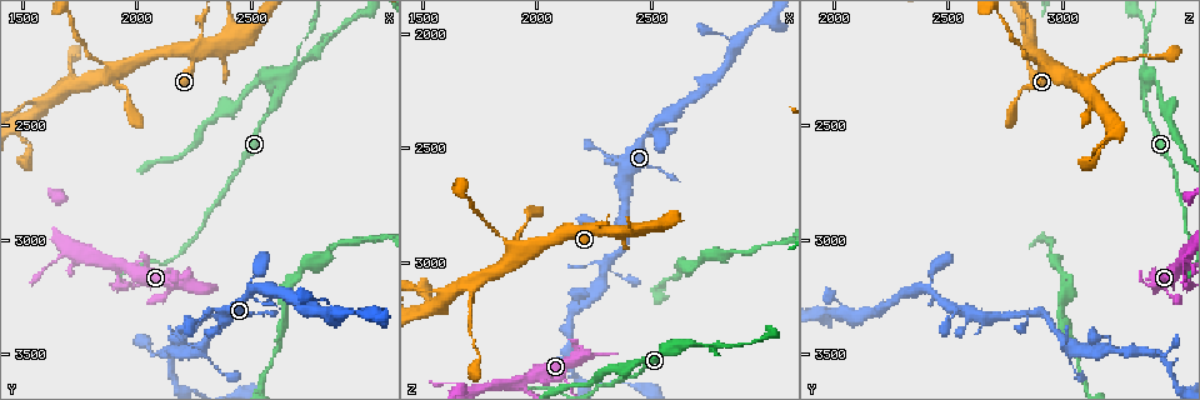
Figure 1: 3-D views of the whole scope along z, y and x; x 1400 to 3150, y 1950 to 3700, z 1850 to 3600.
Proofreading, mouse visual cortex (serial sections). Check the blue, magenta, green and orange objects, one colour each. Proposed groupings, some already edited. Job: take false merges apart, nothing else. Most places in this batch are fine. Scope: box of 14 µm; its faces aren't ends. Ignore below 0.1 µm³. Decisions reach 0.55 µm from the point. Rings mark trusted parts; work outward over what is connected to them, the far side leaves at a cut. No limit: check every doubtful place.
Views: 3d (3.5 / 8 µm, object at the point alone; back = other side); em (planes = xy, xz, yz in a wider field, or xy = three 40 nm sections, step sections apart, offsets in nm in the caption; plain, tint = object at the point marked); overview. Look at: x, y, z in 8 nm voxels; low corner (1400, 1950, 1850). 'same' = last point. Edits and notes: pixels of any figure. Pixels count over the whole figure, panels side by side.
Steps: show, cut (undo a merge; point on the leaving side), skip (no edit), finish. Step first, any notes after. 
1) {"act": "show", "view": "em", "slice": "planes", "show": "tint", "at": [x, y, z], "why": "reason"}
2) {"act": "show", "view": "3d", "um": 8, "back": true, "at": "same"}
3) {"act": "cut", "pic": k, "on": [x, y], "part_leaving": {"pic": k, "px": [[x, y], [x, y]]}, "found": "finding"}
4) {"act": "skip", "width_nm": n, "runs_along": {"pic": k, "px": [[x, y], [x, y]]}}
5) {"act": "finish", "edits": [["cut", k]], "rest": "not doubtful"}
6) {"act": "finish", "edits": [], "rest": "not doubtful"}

{"act": "show", "view": "em", "slice": "planes", "show": "tint", "at": [2230, 2190, 2860], "why": "four-way junction"}

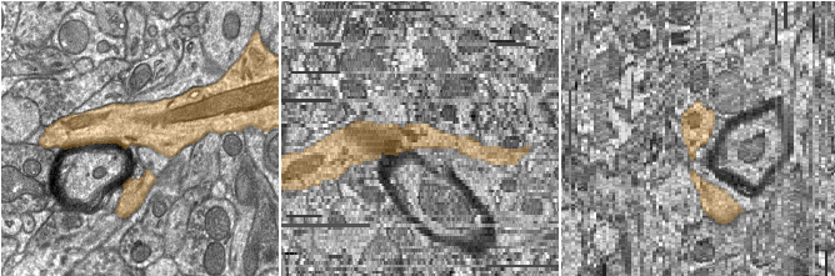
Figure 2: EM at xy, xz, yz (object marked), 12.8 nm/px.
{"act": "show", "view": "3d", "um": 3.5, "back": true, "at": "same", "why": "wider look"}

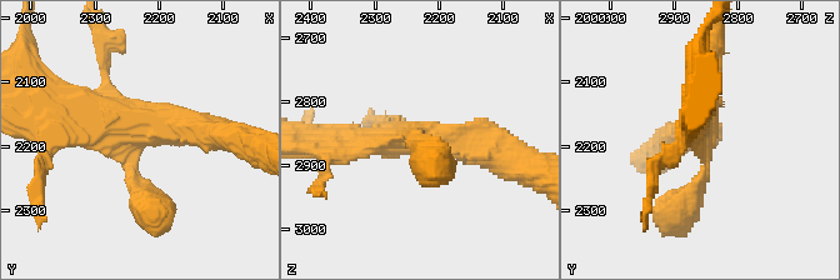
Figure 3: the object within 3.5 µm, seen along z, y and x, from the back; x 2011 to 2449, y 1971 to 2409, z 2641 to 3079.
{"act": "skip", "arms": 4, "arm_widths_nm": [200, 300, 400, 400], "runs_along": {"pic": 3, "px": [[679, 210], [708, 160], [689, 134]]}, "found": "continuous, no second cell"}

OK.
{"act": "show", "view": "3d", "um": 8, "at": [2610, 2350, 3370], "why": "branch point"}

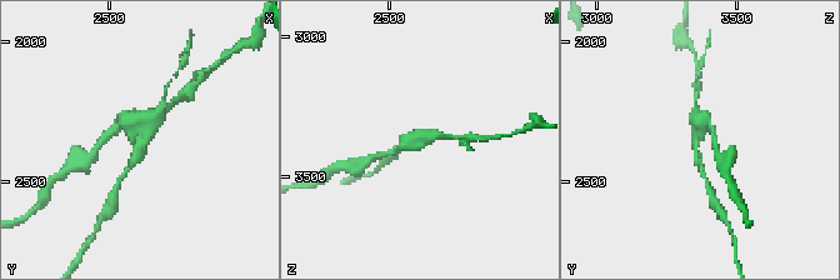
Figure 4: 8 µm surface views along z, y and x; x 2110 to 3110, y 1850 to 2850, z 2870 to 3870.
{"act": "show", "view": "em", "slice": "xy", "step": 3, "show": "tint", "at": [2600, 2350, 3360]}

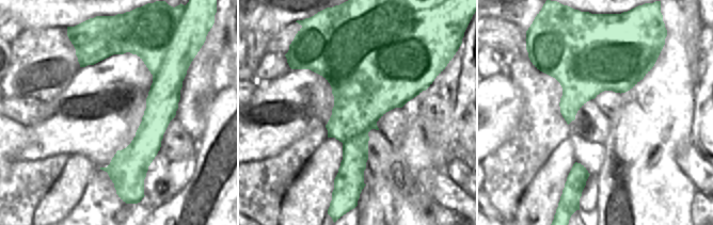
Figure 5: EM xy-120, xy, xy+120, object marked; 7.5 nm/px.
{"act": "skip", "runs_along": {"pic": 5, "px": [[80, 55], [137, 48], [160, 69], [141, 177]]}, "found": "continuous, no second cell"}

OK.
{"act": "show", "view": "3d", "um": 3.5, "back": true, "at": [2680, 2240, 3350], "why": "side arm on a straight run"}

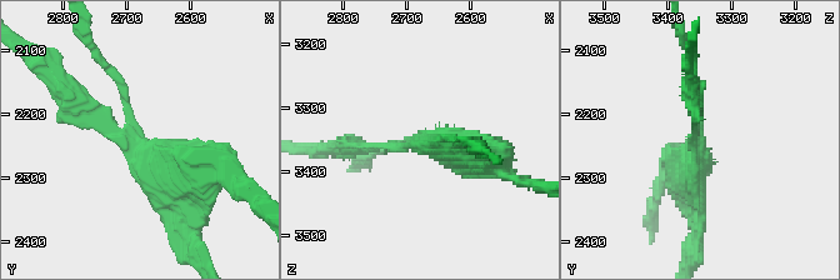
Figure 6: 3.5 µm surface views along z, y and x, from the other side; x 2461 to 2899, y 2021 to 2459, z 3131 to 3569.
{"act": "show", "view": "em", "slice": "xy", "step": 1, "show": "tint", "at": [2685, 2245, 3350], "arms": 3, "arm_widths_nm": [100, 100, 250]}

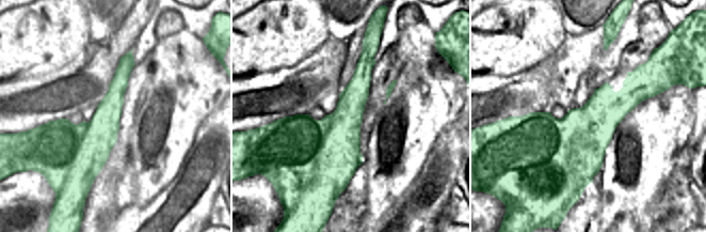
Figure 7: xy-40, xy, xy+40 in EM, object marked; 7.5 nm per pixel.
{"act": "skip", "runs_along": {"pic": 6, "px": [[185, 213], [74, 98]]}, "found": "one cell here"}

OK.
{"act": "show", "view": "3d", "um": 3.5, "back": true, "at": [1920, 3110, 3510], "why": "small branch off a trunk"}

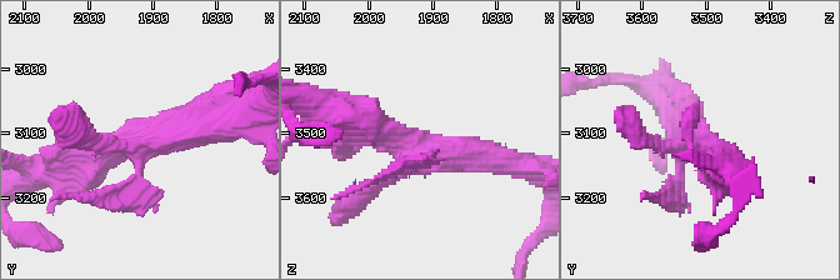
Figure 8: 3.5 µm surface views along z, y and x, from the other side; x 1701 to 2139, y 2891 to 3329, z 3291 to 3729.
{"act": "show", "view": "em", "slice": "xy", "step": 1, "show": "tint", "at": [1935, 3110, 3515], "arms": 4, "arm_widths_nm": [150, 150, 400, 450], "why": "need the tissue"}

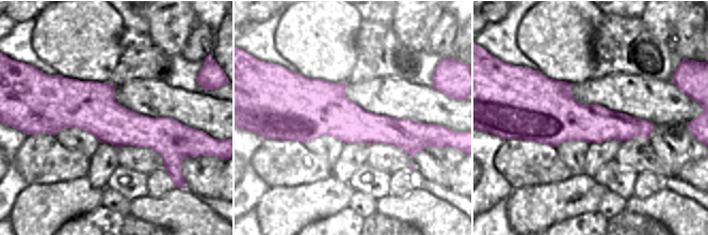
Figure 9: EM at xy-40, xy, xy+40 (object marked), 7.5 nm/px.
{"act": "show", "view": "em", "slice": "xy", "step": 2, "show": "tint", "at": "same"}

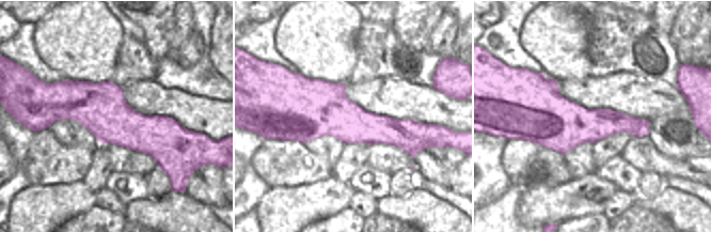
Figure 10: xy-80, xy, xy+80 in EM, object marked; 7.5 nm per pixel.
{"act": "skip", "width_nm": 400, "runs_along": {"pic": 10, "px": [[45, 110], [183, 135]]}, "found": "continuous, no second cell"}

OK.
{"act": "finish", "edits": [], "rest": "not doubtful"}

